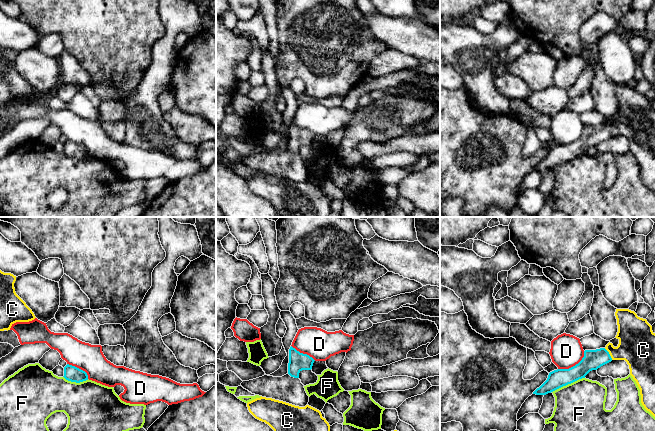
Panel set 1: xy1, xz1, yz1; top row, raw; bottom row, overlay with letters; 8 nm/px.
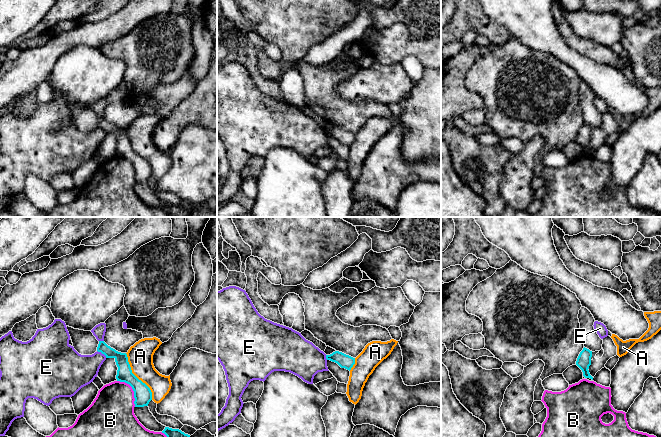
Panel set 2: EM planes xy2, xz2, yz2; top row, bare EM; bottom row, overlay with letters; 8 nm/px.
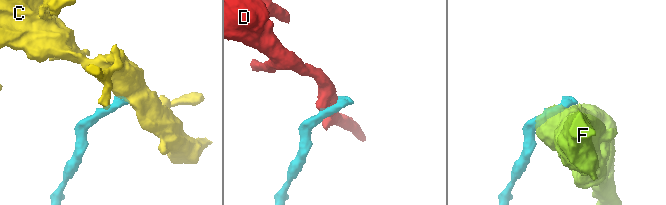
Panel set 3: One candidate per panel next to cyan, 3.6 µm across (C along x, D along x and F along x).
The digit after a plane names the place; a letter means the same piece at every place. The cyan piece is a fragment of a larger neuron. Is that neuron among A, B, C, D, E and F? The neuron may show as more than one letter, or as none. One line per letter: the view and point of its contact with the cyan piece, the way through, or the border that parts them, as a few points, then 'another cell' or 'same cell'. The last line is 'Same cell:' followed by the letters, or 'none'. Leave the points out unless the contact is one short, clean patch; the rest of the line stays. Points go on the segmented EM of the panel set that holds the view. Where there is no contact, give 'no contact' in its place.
A: xy2 (136, 377) | another cell
B: xy2 (133, 390) | another cell
C: yz1 (609, 354) | across yz1 (593, 359), (609, 354), (620, 353), (636, 346) | same cell
D: yz1 (573, 366) | along yz1 (584, 351), (584, 356), (577, 363), (568, 368), (558, 369) | another cell
E: xy2 (102, 353) | along xy2 (97, 350), (106, 357) | another cell
F: yz1 (568, 383) | along yz1 (584, 377), (563, 385), (552, 392) | another cell
Same cell: C

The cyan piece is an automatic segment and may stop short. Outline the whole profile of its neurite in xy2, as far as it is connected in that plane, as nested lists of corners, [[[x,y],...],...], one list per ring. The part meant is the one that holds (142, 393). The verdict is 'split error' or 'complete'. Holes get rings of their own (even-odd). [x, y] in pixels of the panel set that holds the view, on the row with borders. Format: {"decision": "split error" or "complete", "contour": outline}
{"decision": "complete", "contour": [[[99,341],[97,351],[101,352],[106,358],[114,358],[118,367],[116,379],[120,382],[129,384],[134,391],[135,407],[148,406],[152,400],[150,388],[139,380],[133,373],[128,362],[126,353],[121,353],[108,346],[104,341]]]}

